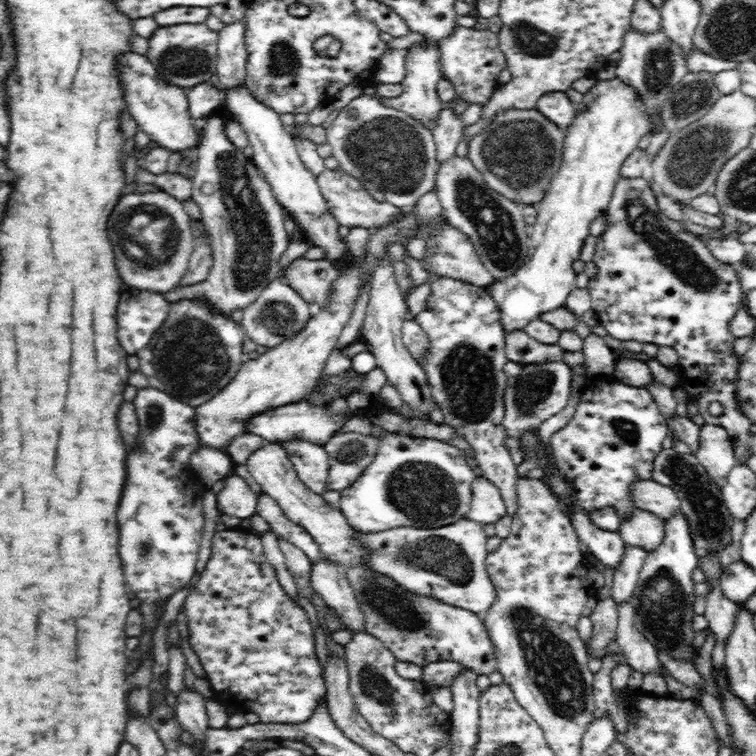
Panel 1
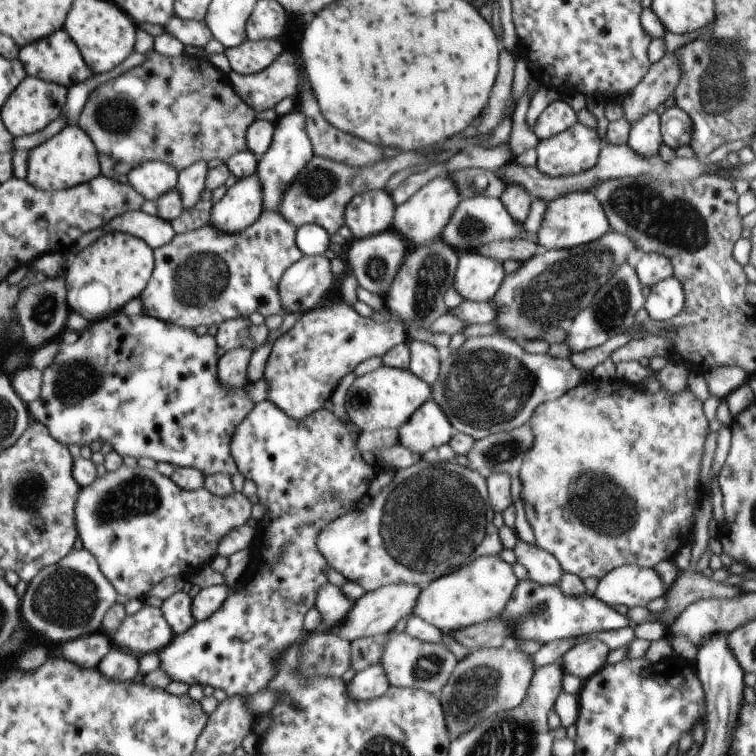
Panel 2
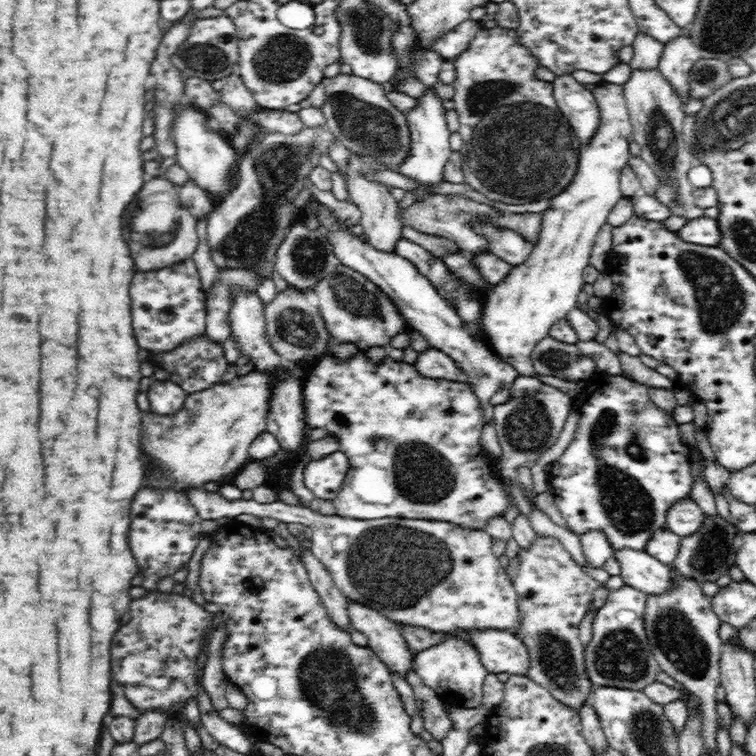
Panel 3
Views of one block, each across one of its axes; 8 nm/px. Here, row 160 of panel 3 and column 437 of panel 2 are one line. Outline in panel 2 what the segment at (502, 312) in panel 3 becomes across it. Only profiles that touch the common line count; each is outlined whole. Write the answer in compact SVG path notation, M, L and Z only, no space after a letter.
M499 555L481 556L422 587L414 604L413 614L439 628L442 633L496 619L505 609L519 581L513 566Z

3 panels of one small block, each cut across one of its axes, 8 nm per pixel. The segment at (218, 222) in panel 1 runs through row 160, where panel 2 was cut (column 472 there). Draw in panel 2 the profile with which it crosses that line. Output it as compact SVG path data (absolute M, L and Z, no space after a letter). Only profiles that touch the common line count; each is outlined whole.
M486 195L461 199L441 234L444 242L448 243L458 253L475 252L482 245L497 240L514 240L527 237L530 235L525 231L523 223L518 223L510 216L501 199Z

